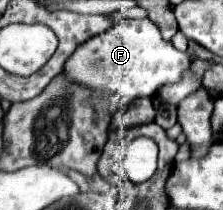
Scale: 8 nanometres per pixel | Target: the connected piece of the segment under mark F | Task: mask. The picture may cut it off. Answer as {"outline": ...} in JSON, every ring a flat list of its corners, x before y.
{"outline":[[123,19,109,31,95,35,77,47,77,51,63,65,61,75,71,83,105,91,105,97,97,99,97,107,115,115,133,99,149,97,149,93,155,93,161,85,179,81,181,73,191,63,193,55,181,53,171,43,165,43,159,29,149,19]]}

